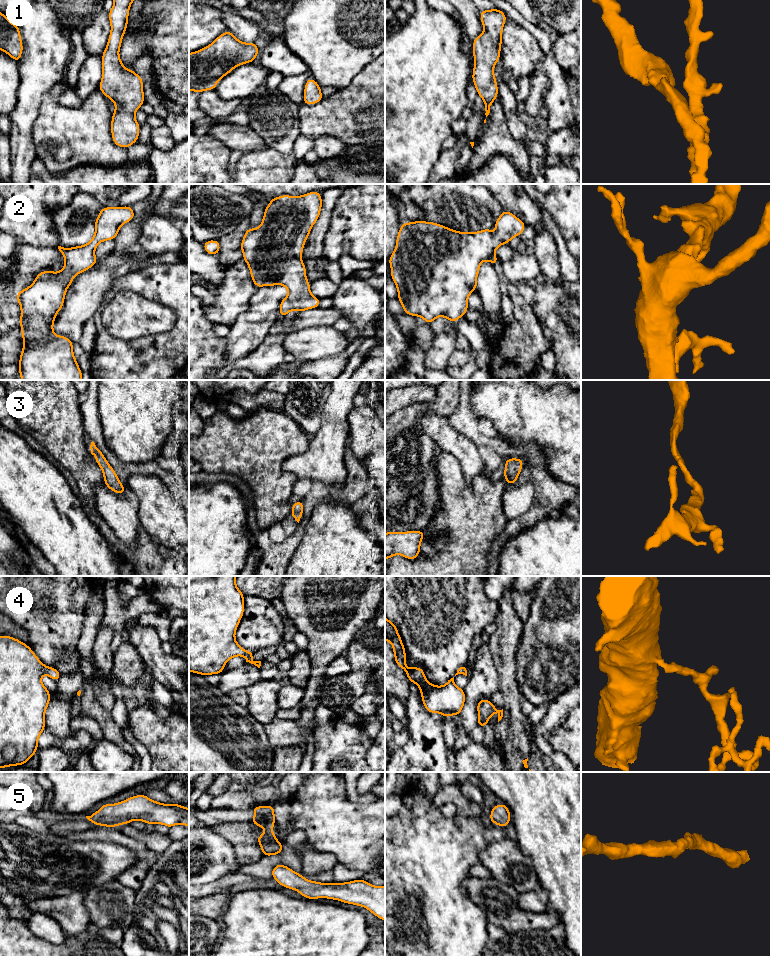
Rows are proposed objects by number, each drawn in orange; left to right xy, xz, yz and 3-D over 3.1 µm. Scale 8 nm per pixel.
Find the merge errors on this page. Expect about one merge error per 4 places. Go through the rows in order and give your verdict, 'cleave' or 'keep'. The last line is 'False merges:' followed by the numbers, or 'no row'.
1: keep
2: keep
3: keep
4: keep
5: keep
False merges: no row

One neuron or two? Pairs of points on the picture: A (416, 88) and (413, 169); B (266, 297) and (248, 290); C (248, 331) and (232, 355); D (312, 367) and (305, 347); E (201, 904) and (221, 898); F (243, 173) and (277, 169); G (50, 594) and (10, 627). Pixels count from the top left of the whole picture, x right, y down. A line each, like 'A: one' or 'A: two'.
A: one
B: two
C: one
D: two
E: one
F: one
G: two

